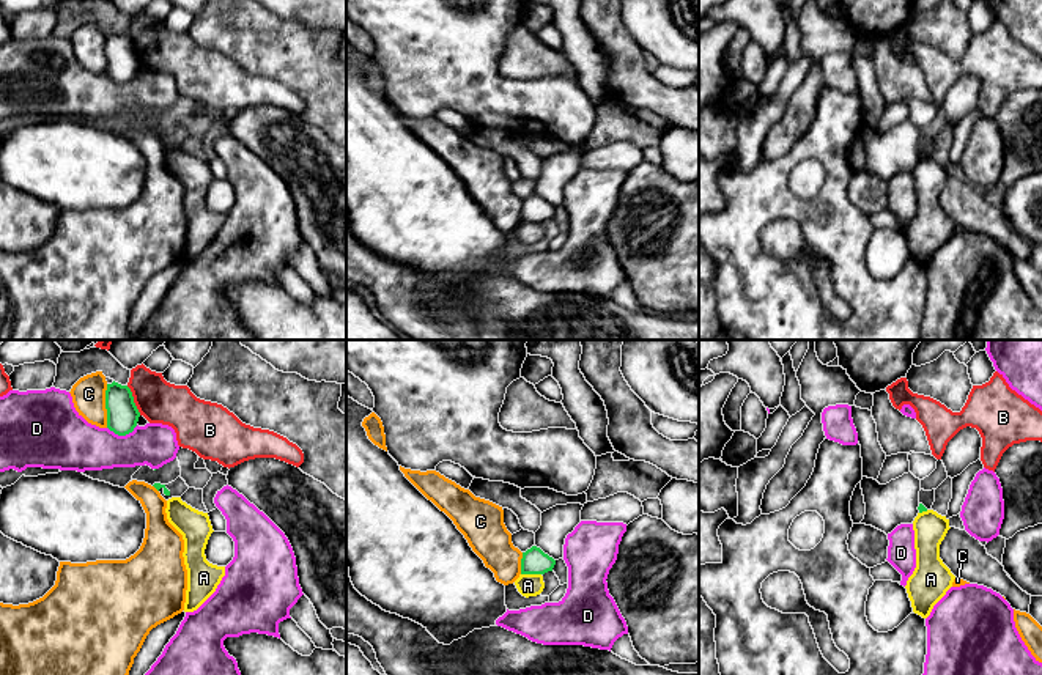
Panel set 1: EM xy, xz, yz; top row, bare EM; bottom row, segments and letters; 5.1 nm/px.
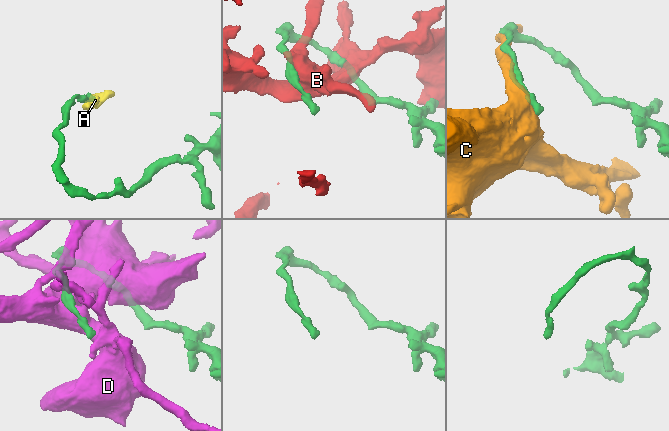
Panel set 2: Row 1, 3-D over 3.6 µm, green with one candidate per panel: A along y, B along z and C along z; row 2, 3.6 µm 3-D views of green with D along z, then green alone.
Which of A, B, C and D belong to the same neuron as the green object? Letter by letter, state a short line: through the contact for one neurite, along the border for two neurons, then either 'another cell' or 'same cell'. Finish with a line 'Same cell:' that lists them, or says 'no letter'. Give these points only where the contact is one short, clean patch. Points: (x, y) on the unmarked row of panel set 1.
A: line xz (521, 221), (540, 222); another cell
B: another cell
C: another cell
D: another cell
Same cell: no letter

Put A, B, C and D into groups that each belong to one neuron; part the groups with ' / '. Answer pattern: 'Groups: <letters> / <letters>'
Groups: A / B / C / D

